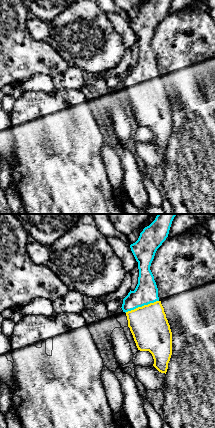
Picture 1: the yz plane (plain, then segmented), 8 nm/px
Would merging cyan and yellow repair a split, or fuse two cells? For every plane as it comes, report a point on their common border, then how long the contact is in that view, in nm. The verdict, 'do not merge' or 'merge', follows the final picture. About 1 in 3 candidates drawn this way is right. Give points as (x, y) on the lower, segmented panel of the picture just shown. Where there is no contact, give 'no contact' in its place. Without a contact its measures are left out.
meets cyan at (141, 306); contact 280 nm long

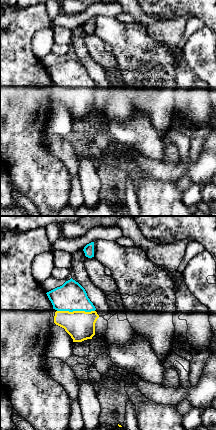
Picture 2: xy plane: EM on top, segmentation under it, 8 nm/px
meets cyan at (76, 310); contact 300 nm long

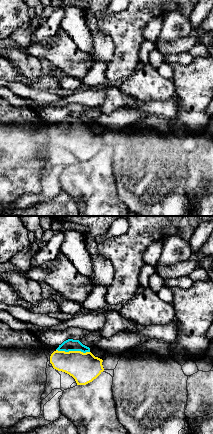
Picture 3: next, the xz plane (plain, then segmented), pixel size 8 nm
meets cyan at (73, 350); contact 280 nm long

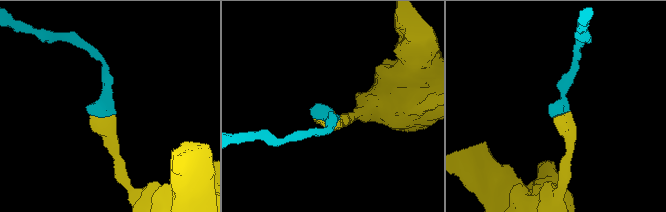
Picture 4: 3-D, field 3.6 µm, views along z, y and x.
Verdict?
merge

